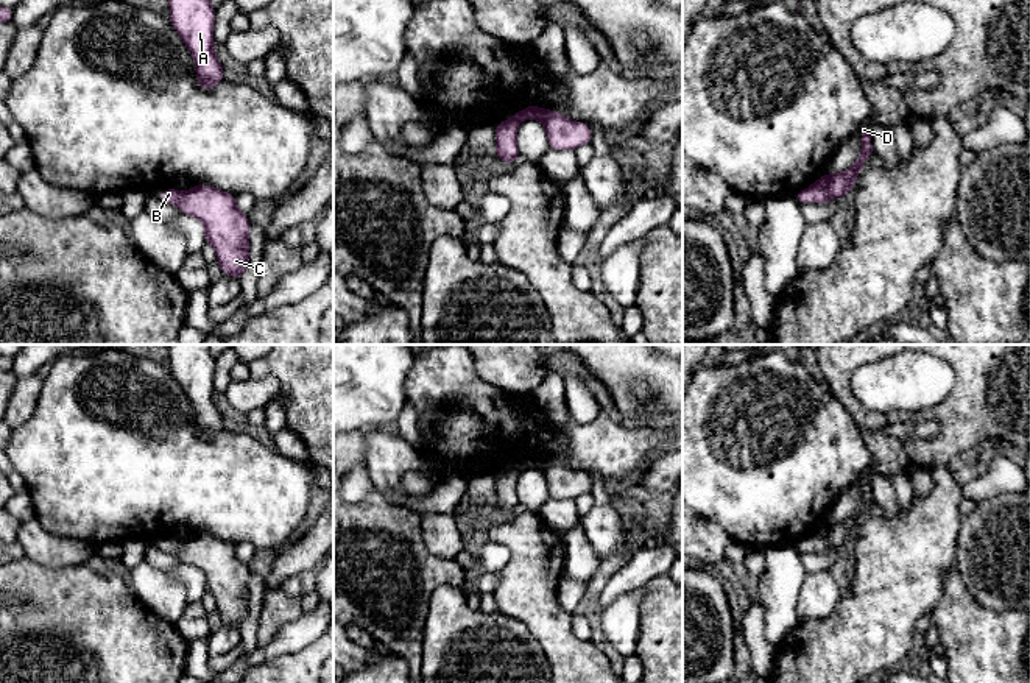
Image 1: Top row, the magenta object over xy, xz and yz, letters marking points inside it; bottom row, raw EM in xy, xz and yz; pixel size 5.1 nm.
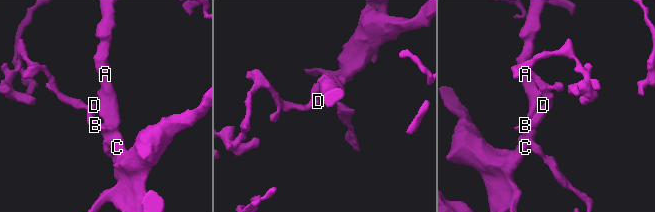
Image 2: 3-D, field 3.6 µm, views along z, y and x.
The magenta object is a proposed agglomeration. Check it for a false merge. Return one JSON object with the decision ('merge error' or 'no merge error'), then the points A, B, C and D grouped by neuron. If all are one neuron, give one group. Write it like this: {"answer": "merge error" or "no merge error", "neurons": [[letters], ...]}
{"answer": "no merge error", "neurons": [["A", "B", "C", "D"]]}

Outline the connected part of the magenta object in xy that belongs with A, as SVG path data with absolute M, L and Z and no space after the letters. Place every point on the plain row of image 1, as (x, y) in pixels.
M167 345L170 371L195 409L199 437L212 440L224 429L224 419L215 405L215 357L209 345Z

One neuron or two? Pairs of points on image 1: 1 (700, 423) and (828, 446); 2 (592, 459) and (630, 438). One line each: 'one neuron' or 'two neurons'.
1: one neuron
2: one neuron

